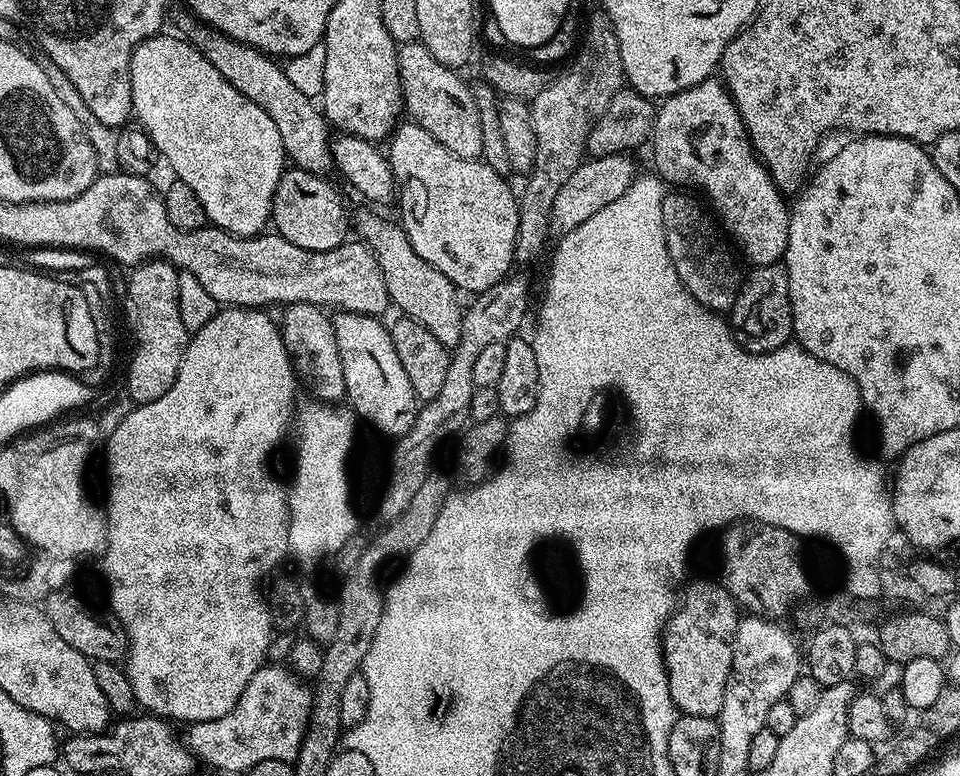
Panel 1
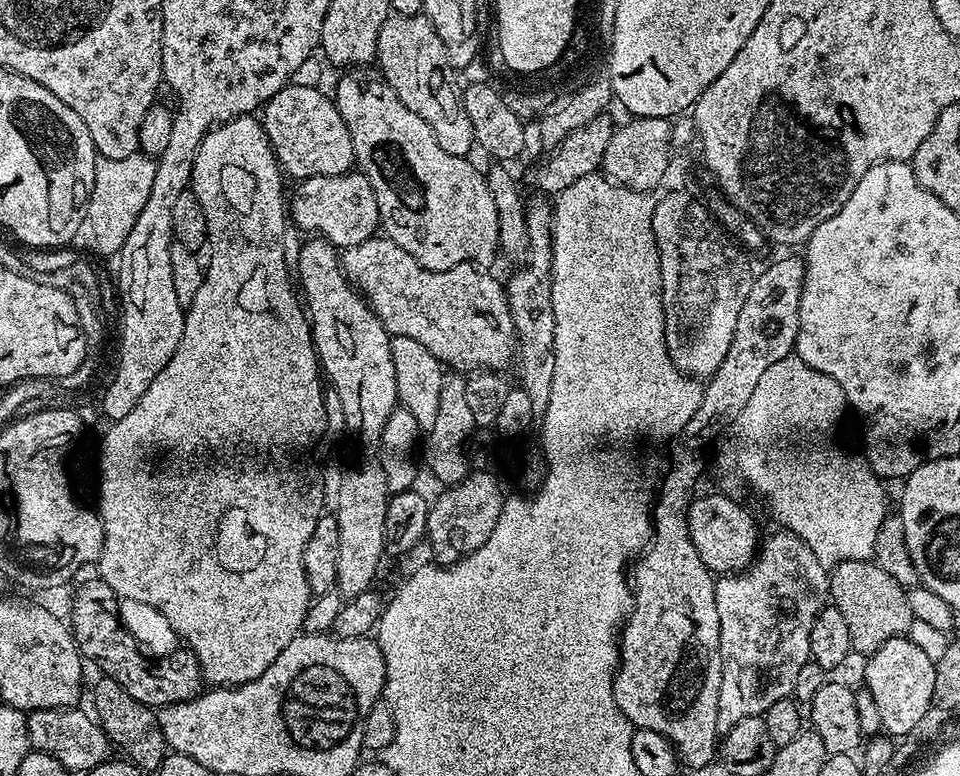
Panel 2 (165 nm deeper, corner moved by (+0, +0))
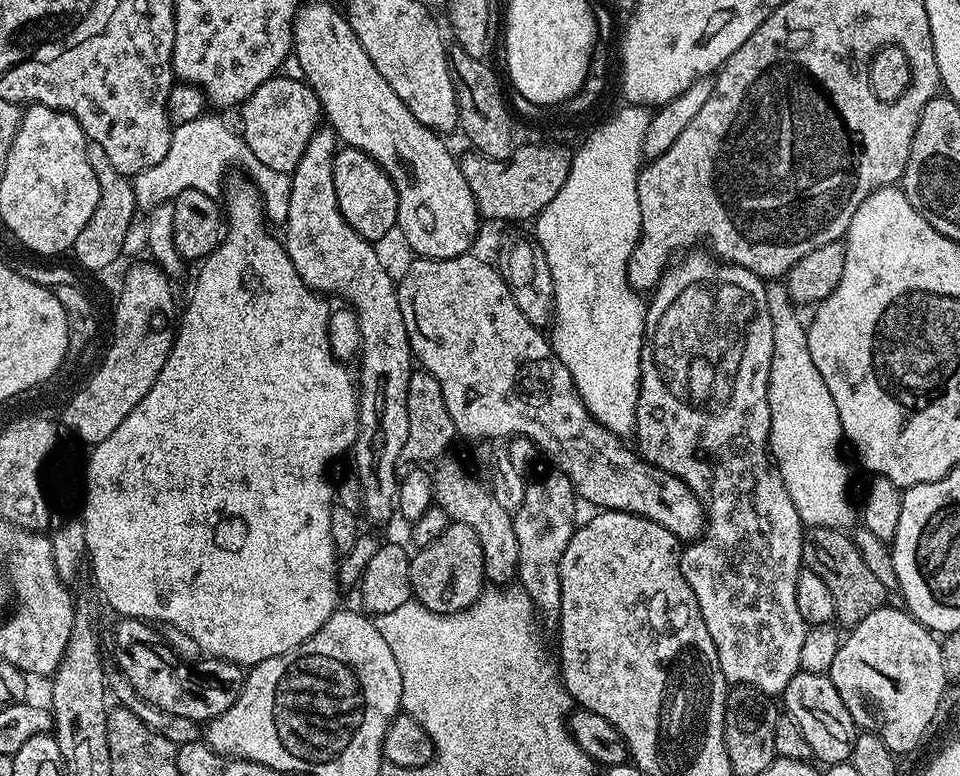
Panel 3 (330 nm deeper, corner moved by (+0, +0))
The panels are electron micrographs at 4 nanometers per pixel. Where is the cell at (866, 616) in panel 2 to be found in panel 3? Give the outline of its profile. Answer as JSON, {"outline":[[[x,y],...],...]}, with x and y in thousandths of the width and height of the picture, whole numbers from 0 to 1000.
{"outline":[[[842,680],[835,698],[836,731],[848,735],[856,750],[860,750],[869,771],[871,799],[880,804],[880,811],[888,811],[902,791],[922,782],[923,762],[915,744],[899,724],[898,714],[892,706],[889,692],[882,684],[873,680]]]}

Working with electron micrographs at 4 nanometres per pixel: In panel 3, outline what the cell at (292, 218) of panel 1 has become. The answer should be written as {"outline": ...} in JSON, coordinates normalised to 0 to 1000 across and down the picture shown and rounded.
{"outline":[[[355,189],[346,206],[348,214],[348,250],[352,250],[352,265],[356,281],[379,309],[391,311],[413,291],[415,250],[410,235],[376,191]]]}

